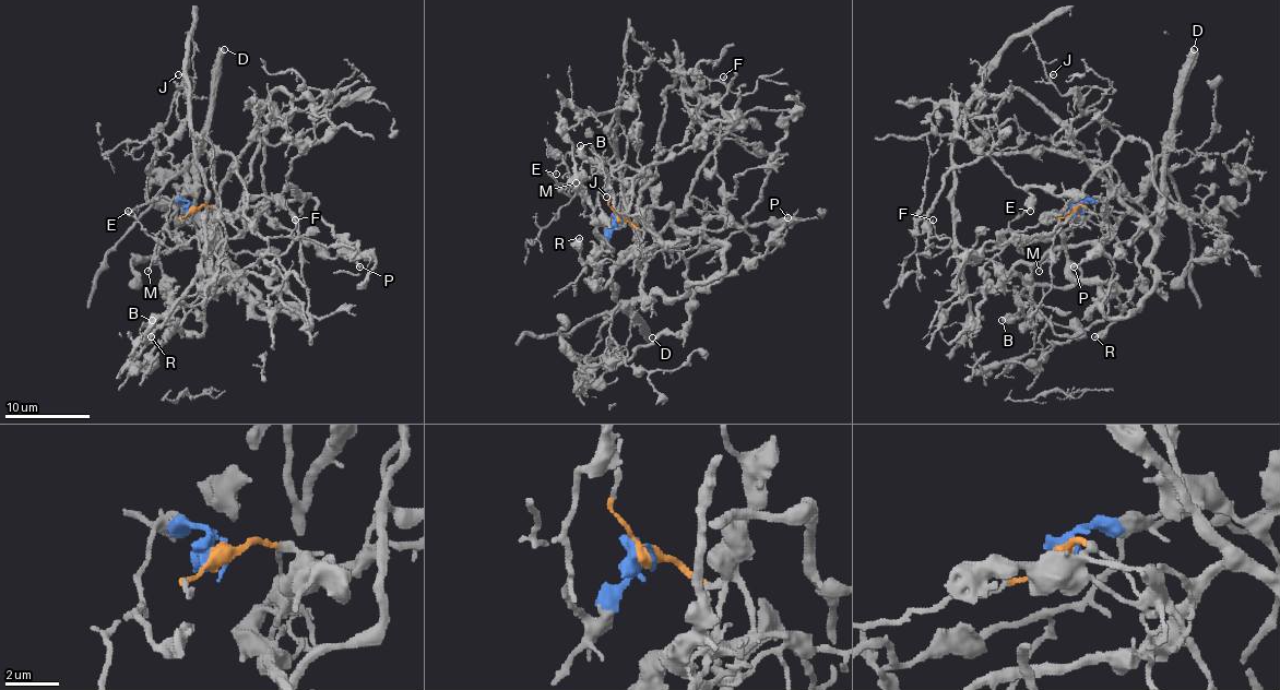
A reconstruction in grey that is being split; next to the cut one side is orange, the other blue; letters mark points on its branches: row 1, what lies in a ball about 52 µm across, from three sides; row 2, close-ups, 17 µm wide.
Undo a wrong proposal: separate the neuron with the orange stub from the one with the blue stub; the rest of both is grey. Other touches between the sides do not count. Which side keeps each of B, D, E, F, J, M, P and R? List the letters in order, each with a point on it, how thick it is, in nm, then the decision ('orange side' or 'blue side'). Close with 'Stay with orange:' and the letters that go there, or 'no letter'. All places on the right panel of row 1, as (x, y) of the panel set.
B: place (1002, 320); calibre 600 nm; orange side
D: place (1194, 49); calibre 550 nm; orange side
E: place (1030, 211); calibre 120 nm; blue side
F: place (933, 219); calibre 120 nm; orange side
J: place (1053, 74); calibre 120 nm; blue side
M: place (1039, 271); calibre 120 nm; blue side
P: place (1074, 266); calibre 200 nm; orange side
R: place (1094, 336); calibre 500 nm; orange side
Stay with orange: B, D, F, P, R

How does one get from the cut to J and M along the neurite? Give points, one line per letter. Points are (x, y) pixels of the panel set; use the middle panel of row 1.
J: (617, 221), (597, 238), (597, 193), (625, 159), (633, 96), (615, 130), (623, 189), (606, 195)
M: (617, 221), (602, 238), (597, 238), (595, 219), (585, 213), (583, 191), (577, 183)

